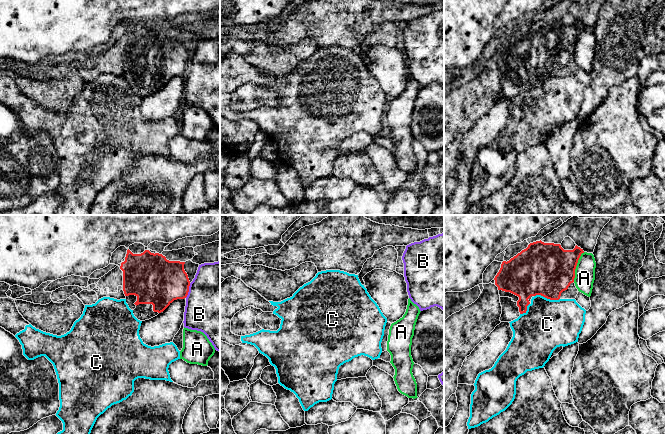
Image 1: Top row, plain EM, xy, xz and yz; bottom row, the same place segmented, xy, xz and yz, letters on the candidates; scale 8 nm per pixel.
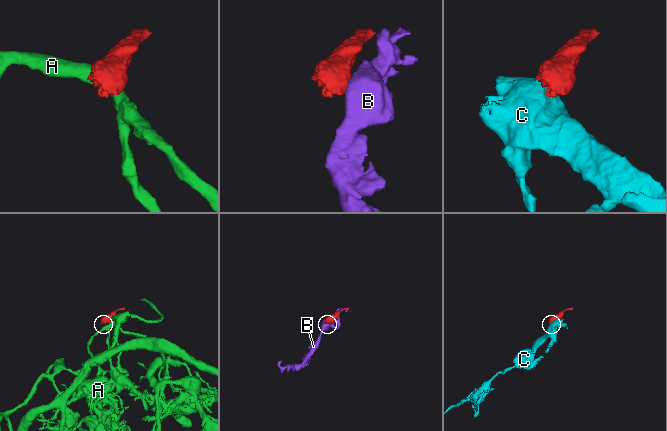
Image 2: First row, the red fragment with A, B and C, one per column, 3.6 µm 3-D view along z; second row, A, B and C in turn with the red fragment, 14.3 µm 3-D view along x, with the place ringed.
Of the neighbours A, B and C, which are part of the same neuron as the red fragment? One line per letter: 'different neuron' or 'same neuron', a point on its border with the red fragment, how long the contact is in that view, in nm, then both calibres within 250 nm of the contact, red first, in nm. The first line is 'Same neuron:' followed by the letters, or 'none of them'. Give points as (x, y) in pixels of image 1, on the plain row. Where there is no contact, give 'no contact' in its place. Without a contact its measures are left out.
Same neuron: none of them
A: different neuron; meets red in yz at (576, 41); contact 260 nm long; 420 nm thick on the red side, 160 nm on the other
B: different neuron; meets red in xy at (188, 66); contact 130 nm long; 380 nm thick on the red side, 500 nm on the other
C: different neuron; meets red in yz at (547, 74); contact 220 nm long; 420 nm thick on the red side, 400 nm on the other

